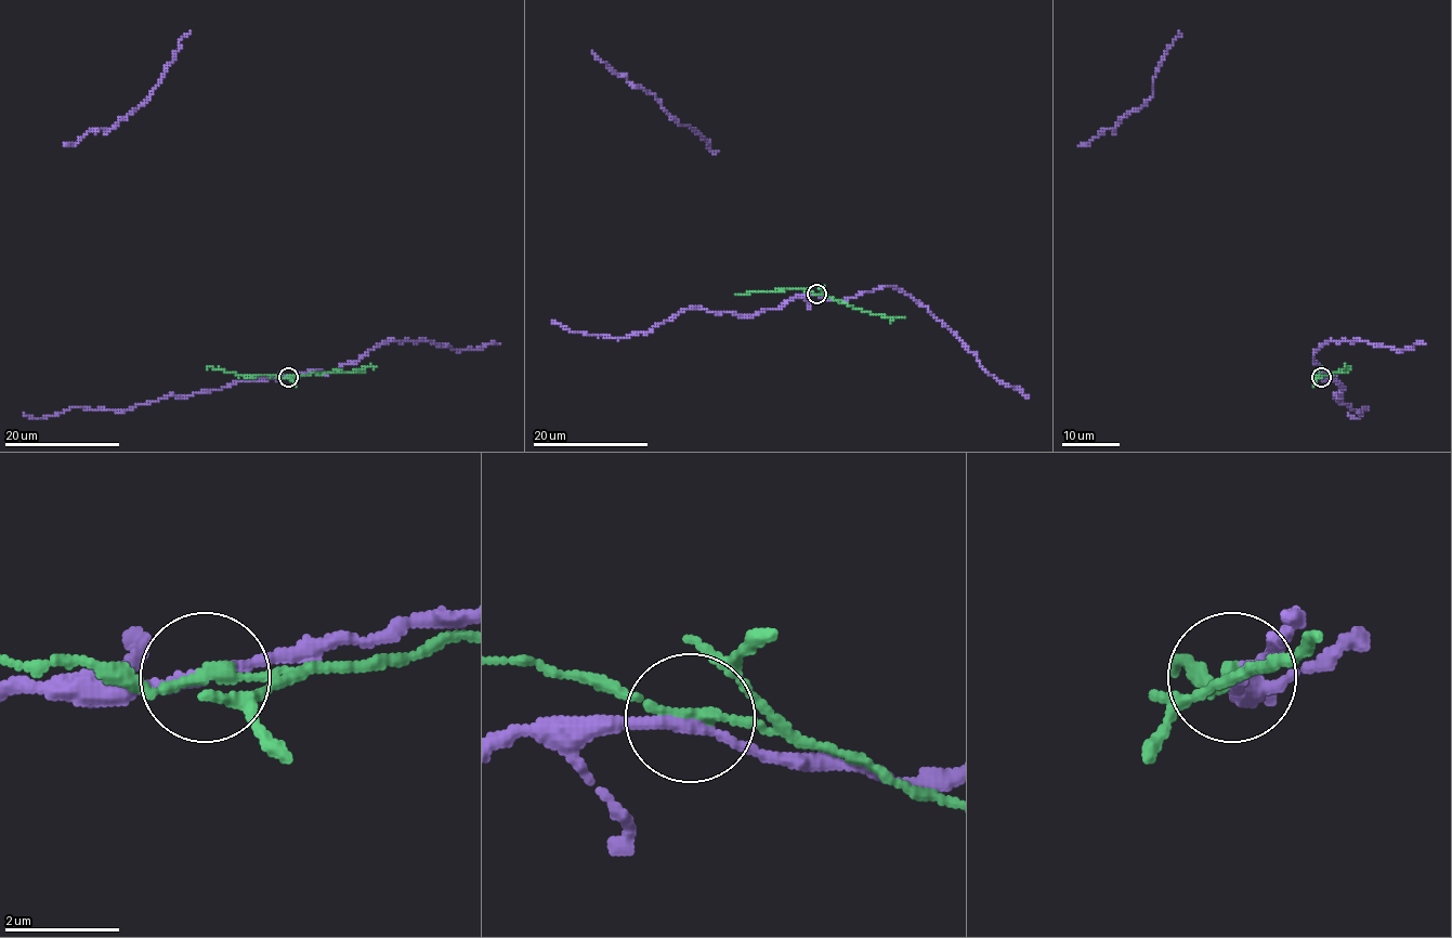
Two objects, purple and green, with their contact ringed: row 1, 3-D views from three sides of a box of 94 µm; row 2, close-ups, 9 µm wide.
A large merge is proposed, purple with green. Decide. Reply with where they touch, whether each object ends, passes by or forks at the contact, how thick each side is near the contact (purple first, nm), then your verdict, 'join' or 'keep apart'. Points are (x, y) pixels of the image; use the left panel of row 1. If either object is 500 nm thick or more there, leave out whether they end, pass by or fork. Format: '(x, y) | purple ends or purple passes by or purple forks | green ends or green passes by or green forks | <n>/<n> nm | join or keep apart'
(288, 377) | purple passes by | green passes by | 220/180 nm | keep apart

